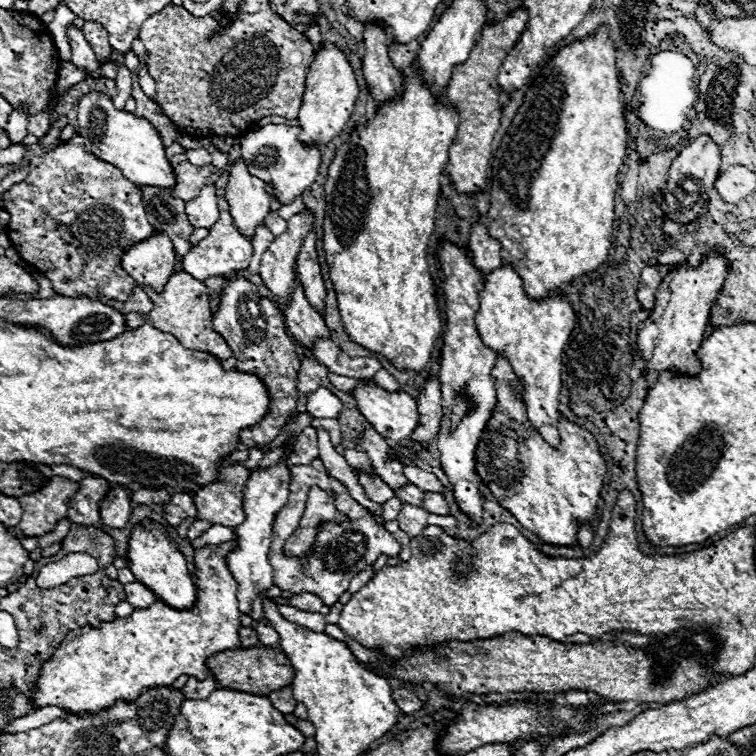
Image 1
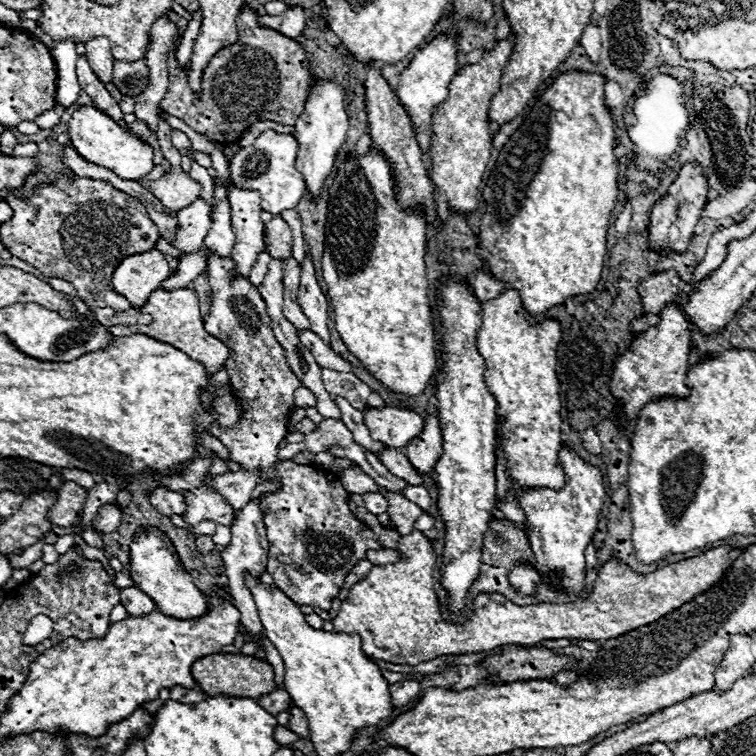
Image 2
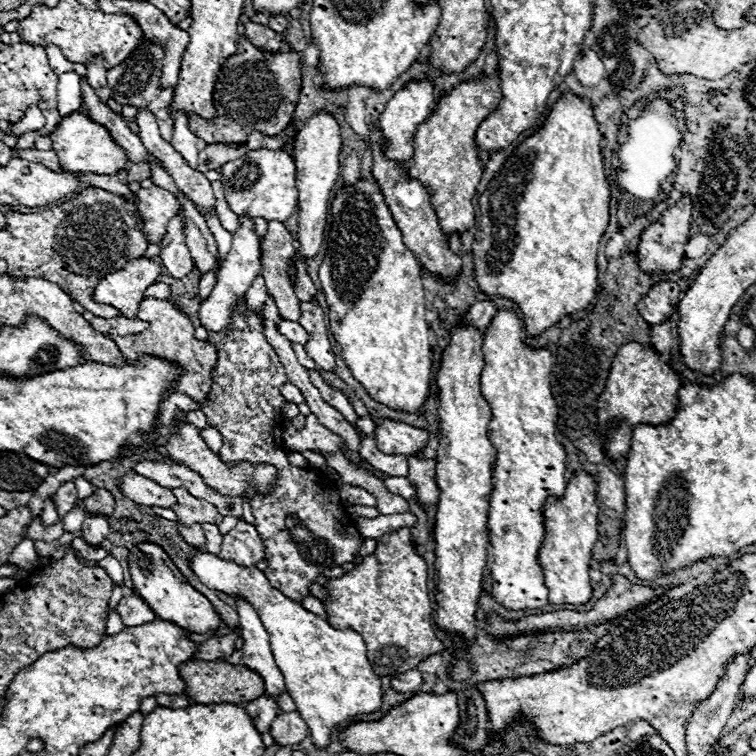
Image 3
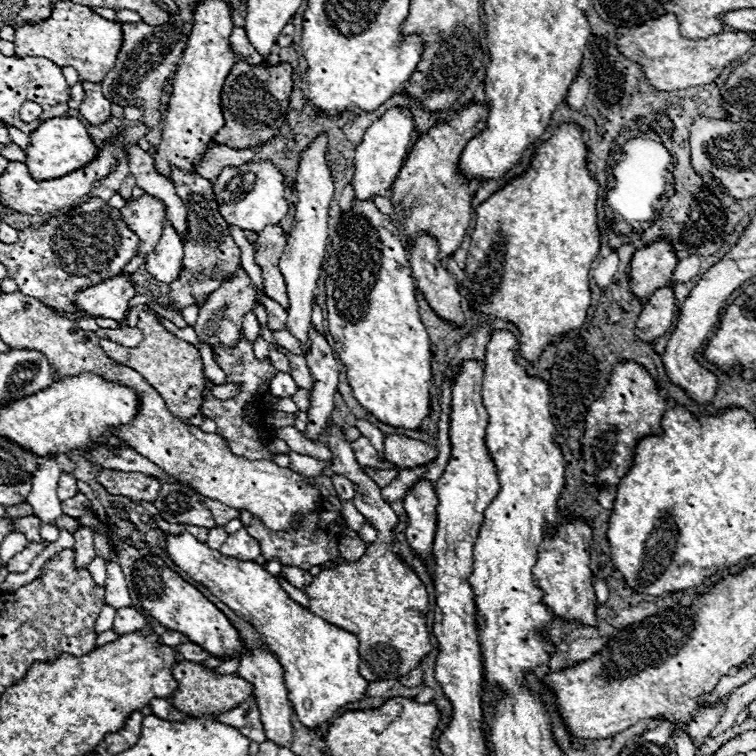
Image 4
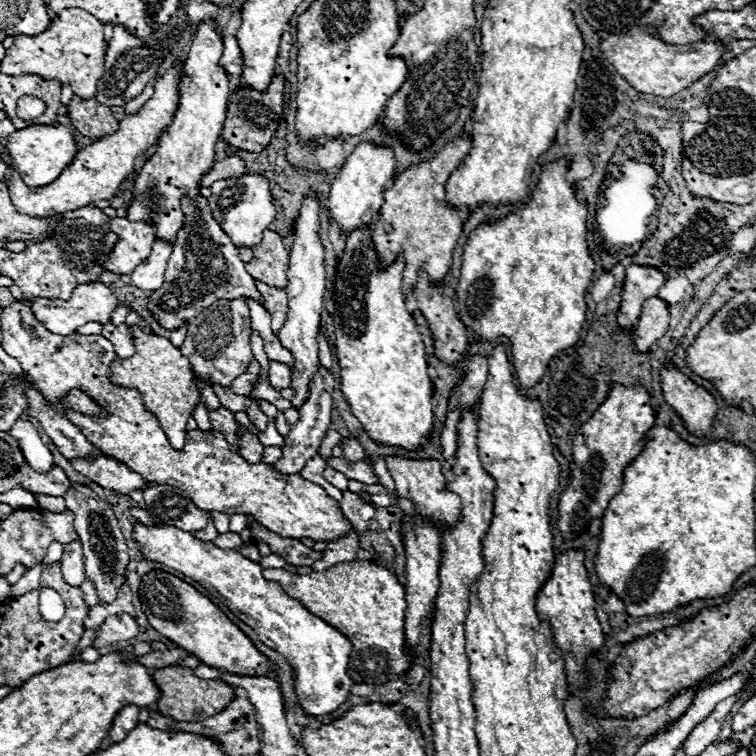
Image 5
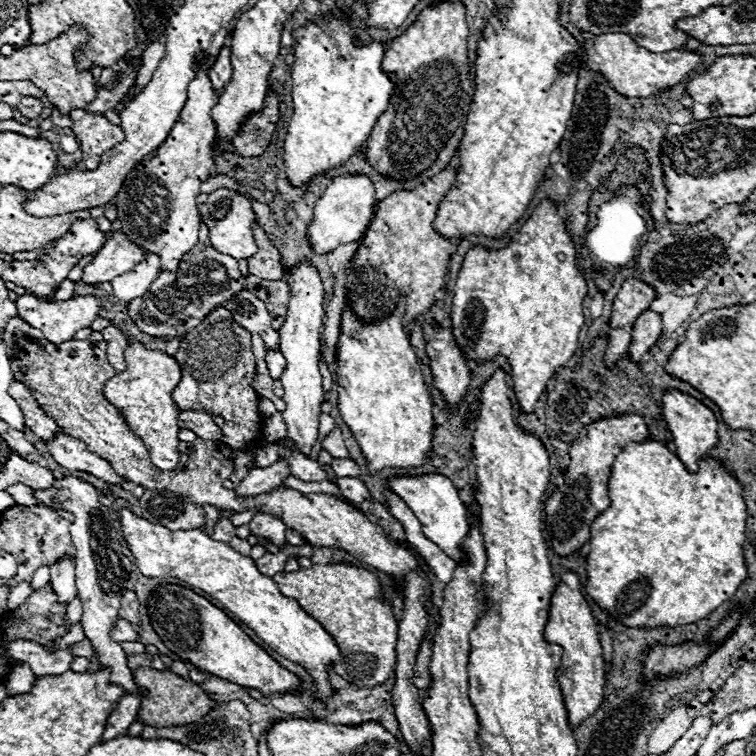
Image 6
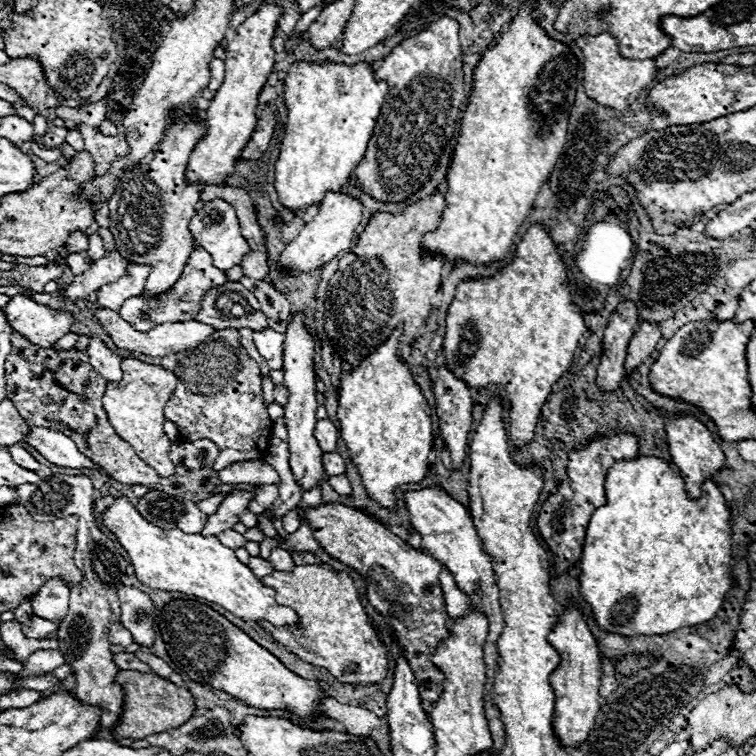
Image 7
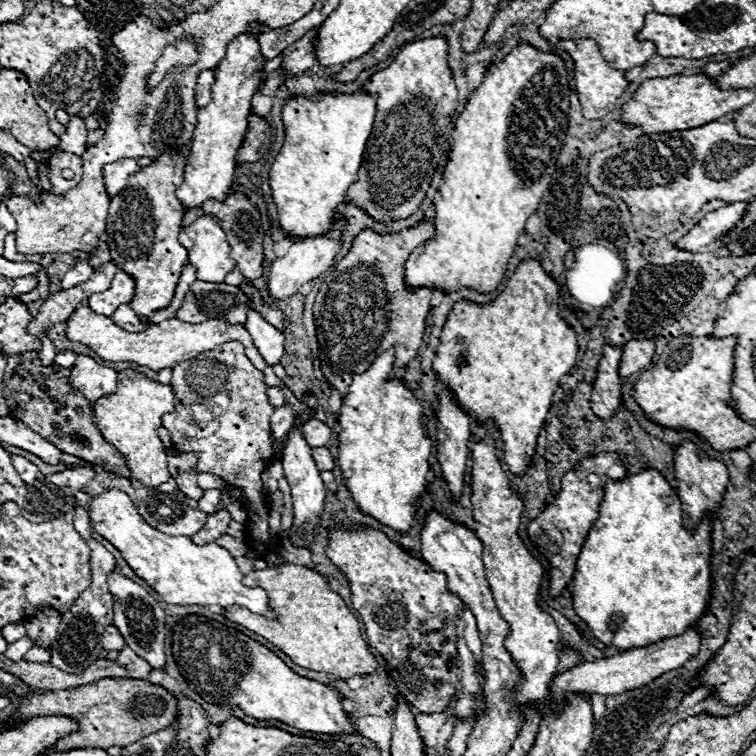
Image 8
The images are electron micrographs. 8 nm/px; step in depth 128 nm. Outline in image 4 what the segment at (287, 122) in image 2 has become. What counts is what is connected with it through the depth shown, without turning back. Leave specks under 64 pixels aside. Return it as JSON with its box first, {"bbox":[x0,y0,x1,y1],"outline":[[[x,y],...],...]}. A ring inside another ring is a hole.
{"bbox":[214,60,292,148],"outline":[[[238,60],[232,66],[230,76],[222,88],[222,114],[224,128],[214,136],[214,142],[236,146],[236,148],[256,148],[260,142],[268,142],[272,134],[282,126],[282,120],[288,112],[292,92],[292,66],[288,62],[278,66],[250,66],[244,60]],[[258,124],[258,126],[246,126]],[[262,124],[262,126],[260,126]]]}

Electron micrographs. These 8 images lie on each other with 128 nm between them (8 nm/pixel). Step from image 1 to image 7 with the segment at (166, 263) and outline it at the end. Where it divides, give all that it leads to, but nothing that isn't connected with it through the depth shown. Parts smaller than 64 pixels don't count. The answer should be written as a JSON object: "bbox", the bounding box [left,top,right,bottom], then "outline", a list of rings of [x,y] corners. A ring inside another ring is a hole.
{"bbox":[2,296,70,348],"outline":[[[12,296],[2,310],[12,330],[26,336],[36,346],[50,348],[52,342],[70,332],[70,314],[36,304],[26,296]]]}

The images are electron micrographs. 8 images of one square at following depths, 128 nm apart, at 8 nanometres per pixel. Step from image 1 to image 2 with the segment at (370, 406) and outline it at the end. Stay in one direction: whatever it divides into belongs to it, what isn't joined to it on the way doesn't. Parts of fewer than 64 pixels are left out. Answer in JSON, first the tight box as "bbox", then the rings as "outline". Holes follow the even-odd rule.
{"bbox":[364,408,424,448],"outline":[[[366,408],[364,422],[372,438],[390,448],[404,448],[424,430],[424,418],[402,408]]]}

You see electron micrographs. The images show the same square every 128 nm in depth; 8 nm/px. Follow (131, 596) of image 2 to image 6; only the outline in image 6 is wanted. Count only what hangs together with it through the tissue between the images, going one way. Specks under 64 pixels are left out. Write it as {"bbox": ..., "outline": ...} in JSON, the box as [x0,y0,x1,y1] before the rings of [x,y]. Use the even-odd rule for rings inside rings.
{"bbox":[71,620,140,658],"outline":[[[118,620],[116,622],[116,626],[112,628],[112,632],[110,632],[110,636],[112,636],[112,640],[116,642],[136,642],[136,640],[140,640],[140,636],[138,636],[138,632],[134,630],[134,626],[128,622],[128,620]],[[87,638],[84,640],[74,643],[71,646],[71,653],[74,656],[91,658],[94,654],[94,648]]]}

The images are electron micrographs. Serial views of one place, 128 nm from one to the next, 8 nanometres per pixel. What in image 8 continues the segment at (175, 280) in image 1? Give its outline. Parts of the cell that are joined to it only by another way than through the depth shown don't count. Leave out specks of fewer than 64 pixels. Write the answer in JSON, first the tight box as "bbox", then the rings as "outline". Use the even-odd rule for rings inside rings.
{"bbox":[94,370,174,490],"outline":[[[134,370],[118,372],[118,390],[94,404],[96,426],[102,430],[104,438],[124,454],[130,476],[140,480],[150,490],[158,488],[170,478],[166,466],[166,448],[156,434],[156,430],[162,426],[162,414],[170,410],[174,410],[172,386],[160,386]]]}

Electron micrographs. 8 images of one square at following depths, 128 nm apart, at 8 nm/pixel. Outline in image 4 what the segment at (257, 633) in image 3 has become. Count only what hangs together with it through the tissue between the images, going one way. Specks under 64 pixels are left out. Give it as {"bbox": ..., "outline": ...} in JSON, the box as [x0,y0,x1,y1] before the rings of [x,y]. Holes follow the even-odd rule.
{"bbox":[236,650,294,748],"outline":[[[262,650],[248,652],[240,660],[236,674],[240,674],[240,678],[244,678],[246,682],[252,684],[252,698],[254,698],[256,706],[260,706],[260,722],[264,726],[266,740],[276,742],[280,748],[290,748],[290,744],[292,744],[290,716],[294,710],[292,710],[290,700],[288,700],[288,690],[284,686],[284,672],[282,672],[282,666],[278,664],[278,660],[272,654],[262,652]]]}

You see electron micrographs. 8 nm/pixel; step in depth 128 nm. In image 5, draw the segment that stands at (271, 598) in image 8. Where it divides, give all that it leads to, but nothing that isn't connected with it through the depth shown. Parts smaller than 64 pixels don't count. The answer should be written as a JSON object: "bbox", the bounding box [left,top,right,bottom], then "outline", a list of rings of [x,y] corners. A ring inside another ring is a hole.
{"bbox":[264,560,412,686],"outline":[[[368,560],[340,562],[328,570],[312,574],[292,574],[286,570],[264,570],[264,578],[276,578],[292,598],[340,630],[352,642],[348,676],[356,684],[380,686],[406,672],[412,664],[404,654],[404,584],[386,570]]]}

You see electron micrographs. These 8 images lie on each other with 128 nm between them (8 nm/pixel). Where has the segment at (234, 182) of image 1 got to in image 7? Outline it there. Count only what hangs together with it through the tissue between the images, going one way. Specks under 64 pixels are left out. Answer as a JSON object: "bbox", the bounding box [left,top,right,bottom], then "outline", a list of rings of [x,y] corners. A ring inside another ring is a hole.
{"bbox":[164,330,272,472],"outline":[[[216,330],[206,344],[178,352],[174,374],[178,376],[178,384],[166,404],[164,416],[178,426],[180,442],[202,438],[216,442],[218,456],[214,470],[218,472],[234,462],[264,458],[272,418],[264,404],[260,368],[240,346],[240,334],[236,330]]]}

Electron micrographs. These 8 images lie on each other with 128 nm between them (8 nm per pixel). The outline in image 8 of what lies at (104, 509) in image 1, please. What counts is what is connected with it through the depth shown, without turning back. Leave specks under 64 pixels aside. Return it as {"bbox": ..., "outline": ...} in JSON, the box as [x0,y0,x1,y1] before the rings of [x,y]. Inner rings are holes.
{"bbox":[26,608,60,650],"outline":[[[46,608],[40,616],[28,620],[26,626],[26,636],[34,642],[34,646],[42,646],[50,650],[50,644],[56,638],[56,630],[60,624],[60,614],[56,614],[52,608]]]}

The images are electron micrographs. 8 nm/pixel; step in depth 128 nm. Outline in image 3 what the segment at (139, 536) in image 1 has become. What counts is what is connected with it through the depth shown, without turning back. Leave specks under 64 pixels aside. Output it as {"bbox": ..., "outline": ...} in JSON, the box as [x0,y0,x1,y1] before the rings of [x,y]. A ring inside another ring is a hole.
{"bbox":[128,544,222,634],"outline":[[[138,544],[136,548],[132,548],[128,564],[134,590],[140,594],[140,598],[144,598],[144,602],[148,602],[148,606],[152,606],[152,610],[156,610],[156,616],[160,620],[170,620],[172,624],[184,626],[186,630],[192,630],[196,634],[212,634],[220,628],[222,620],[214,606],[182,578],[178,568],[172,564],[168,554],[160,546]]]}

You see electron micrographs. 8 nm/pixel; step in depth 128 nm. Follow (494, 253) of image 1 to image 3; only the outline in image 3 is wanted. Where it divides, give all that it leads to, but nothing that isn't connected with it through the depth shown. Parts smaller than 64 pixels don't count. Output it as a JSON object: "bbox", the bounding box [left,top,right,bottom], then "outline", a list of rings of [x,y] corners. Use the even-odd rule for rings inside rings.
{"bbox":[466,300,496,334],"outline":[[[482,300],[482,302],[476,302],[476,304],[472,304],[472,306],[470,306],[468,316],[466,316],[466,322],[484,334],[484,332],[486,332],[486,328],[490,326],[490,322],[492,322],[490,318],[492,318],[494,314],[496,314],[494,302]]]}

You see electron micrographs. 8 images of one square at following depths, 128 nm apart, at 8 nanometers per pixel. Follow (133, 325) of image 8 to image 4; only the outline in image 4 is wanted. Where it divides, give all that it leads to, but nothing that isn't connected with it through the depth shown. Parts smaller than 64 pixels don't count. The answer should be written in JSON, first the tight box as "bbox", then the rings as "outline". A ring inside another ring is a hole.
{"bbox":[166,168,286,330],"outline":[[[172,168],[172,182],[176,186],[178,198],[184,202],[188,210],[188,232],[182,236],[184,242],[184,270],[180,278],[170,284],[168,290],[168,306],[166,308],[186,308],[190,304],[204,306],[208,294],[218,290],[224,278],[232,278],[234,272],[240,268],[240,250],[232,240],[230,228],[226,220],[218,212],[218,202],[214,198],[212,182],[198,176],[196,172],[184,174],[178,168]],[[264,296],[262,306],[266,308],[266,314],[268,314],[268,328],[270,328],[270,330],[280,330],[280,328],[286,326],[286,312],[282,310],[280,304],[276,304],[276,300]]]}

